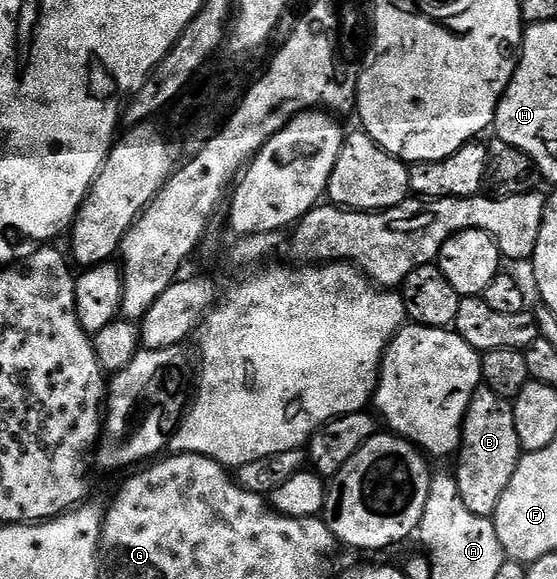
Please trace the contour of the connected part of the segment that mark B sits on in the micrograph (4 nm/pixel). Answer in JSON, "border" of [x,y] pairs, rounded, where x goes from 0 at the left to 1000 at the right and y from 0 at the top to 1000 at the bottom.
{"border":[[[862,665],[849,679],[831,722],[831,748],[824,755],[820,781],[824,801],[813,808],[828,865],[835,865],[838,877],[856,886],[856,893],[887,891],[892,865],[899,865],[899,851],[914,845],[914,831],[921,831],[934,791],[923,701]]]}

